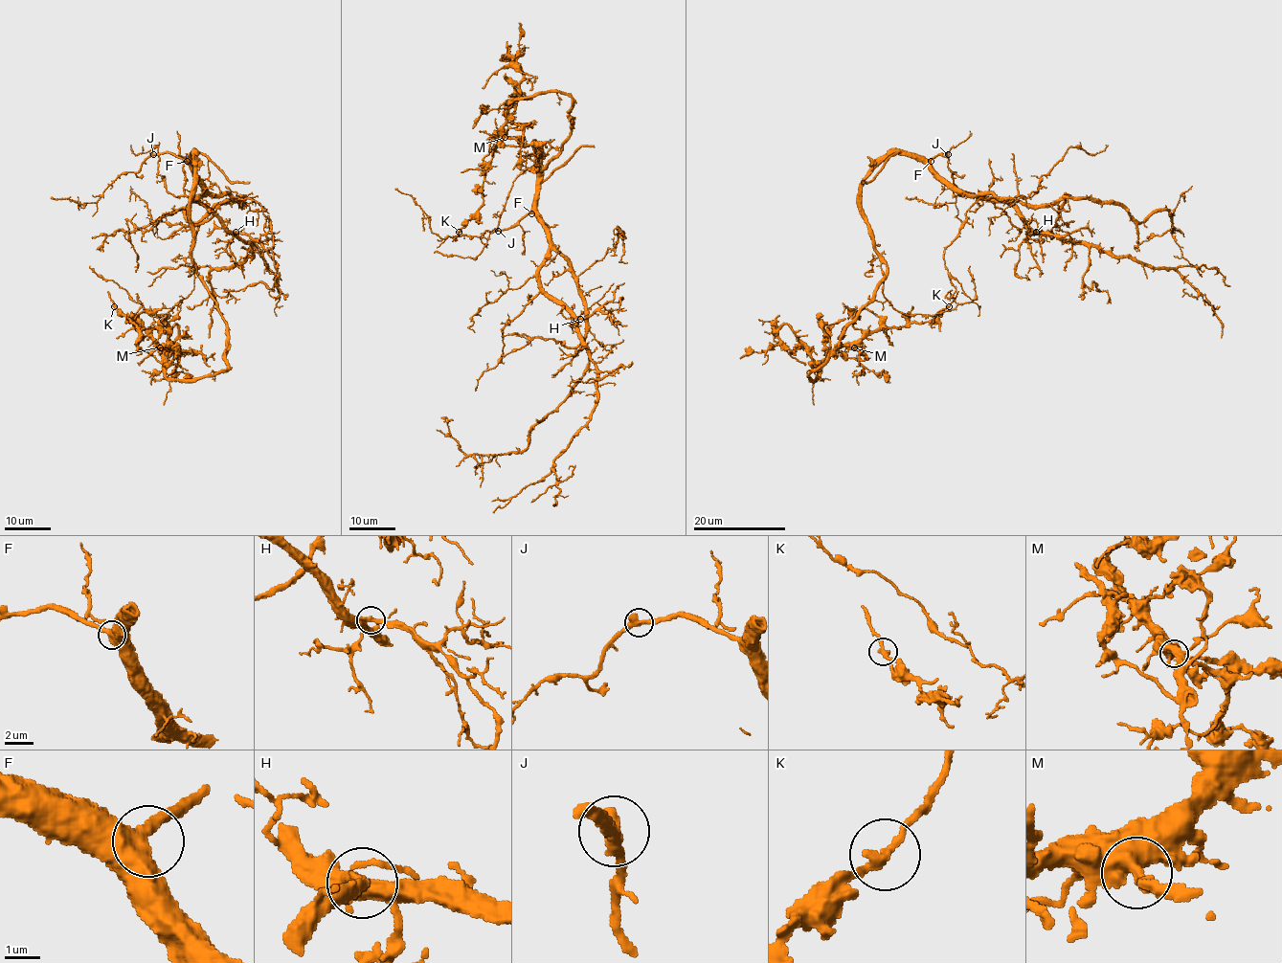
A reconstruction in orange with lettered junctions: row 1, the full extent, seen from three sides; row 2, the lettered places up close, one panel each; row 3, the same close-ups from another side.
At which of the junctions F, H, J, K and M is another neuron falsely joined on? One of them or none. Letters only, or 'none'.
none

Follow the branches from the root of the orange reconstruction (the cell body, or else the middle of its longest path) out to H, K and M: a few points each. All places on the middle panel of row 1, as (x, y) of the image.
H: (538, 149), (537, 216), (549, 238), (547, 257), (539, 270), (539, 285), (580, 319)
K: (538, 149), (543, 167), (560, 150), (571, 131), (570, 97), (548, 92), (508, 103), (483, 205), (459, 232)
M: (538, 149), (543, 167), (560, 150), (571, 131), (570, 97), (515, 98), (505, 137)

